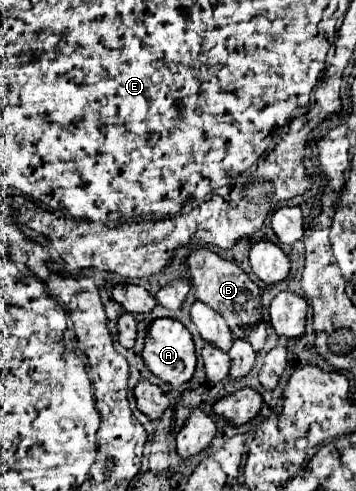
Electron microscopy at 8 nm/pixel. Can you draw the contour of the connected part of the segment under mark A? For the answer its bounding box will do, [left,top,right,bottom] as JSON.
[143,318,195,386]

